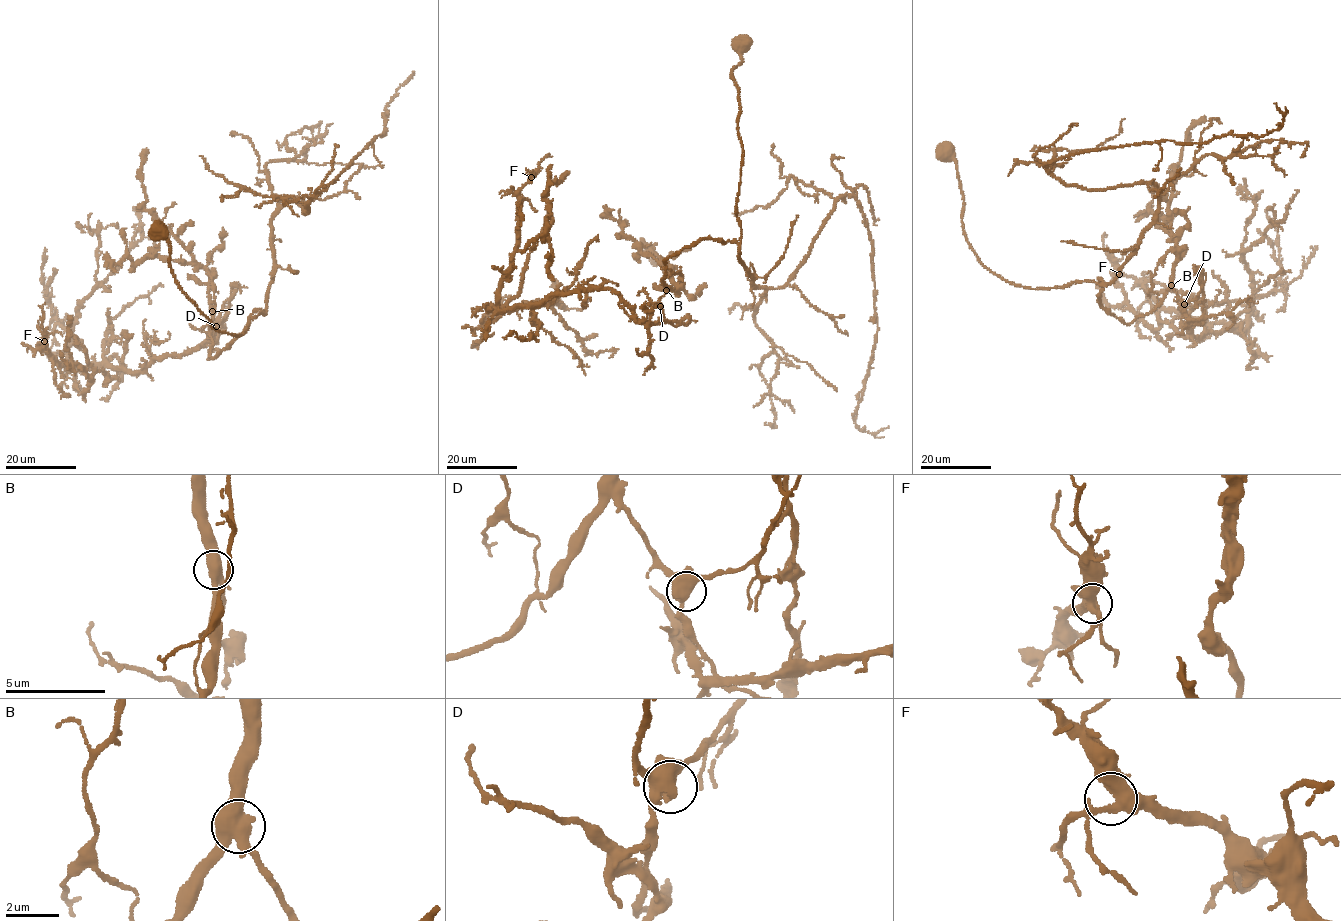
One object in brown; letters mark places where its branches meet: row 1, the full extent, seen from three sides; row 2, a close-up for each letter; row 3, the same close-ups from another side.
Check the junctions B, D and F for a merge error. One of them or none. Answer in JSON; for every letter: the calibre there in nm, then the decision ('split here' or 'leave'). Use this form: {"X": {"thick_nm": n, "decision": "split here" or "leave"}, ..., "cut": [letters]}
{"B": {"thick_nm": 500, "decision": "split here"}, "D": {"thick_nm": 480, "decision": "leave"}, "F": {"thick_nm": 460, "decision": "leave"}, "cut": ["B"]}

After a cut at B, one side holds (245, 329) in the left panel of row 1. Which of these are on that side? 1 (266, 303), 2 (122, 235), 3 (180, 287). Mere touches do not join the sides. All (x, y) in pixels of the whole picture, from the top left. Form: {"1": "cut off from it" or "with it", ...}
{"1": "with it", "2": "with it", "3": "with it"}

